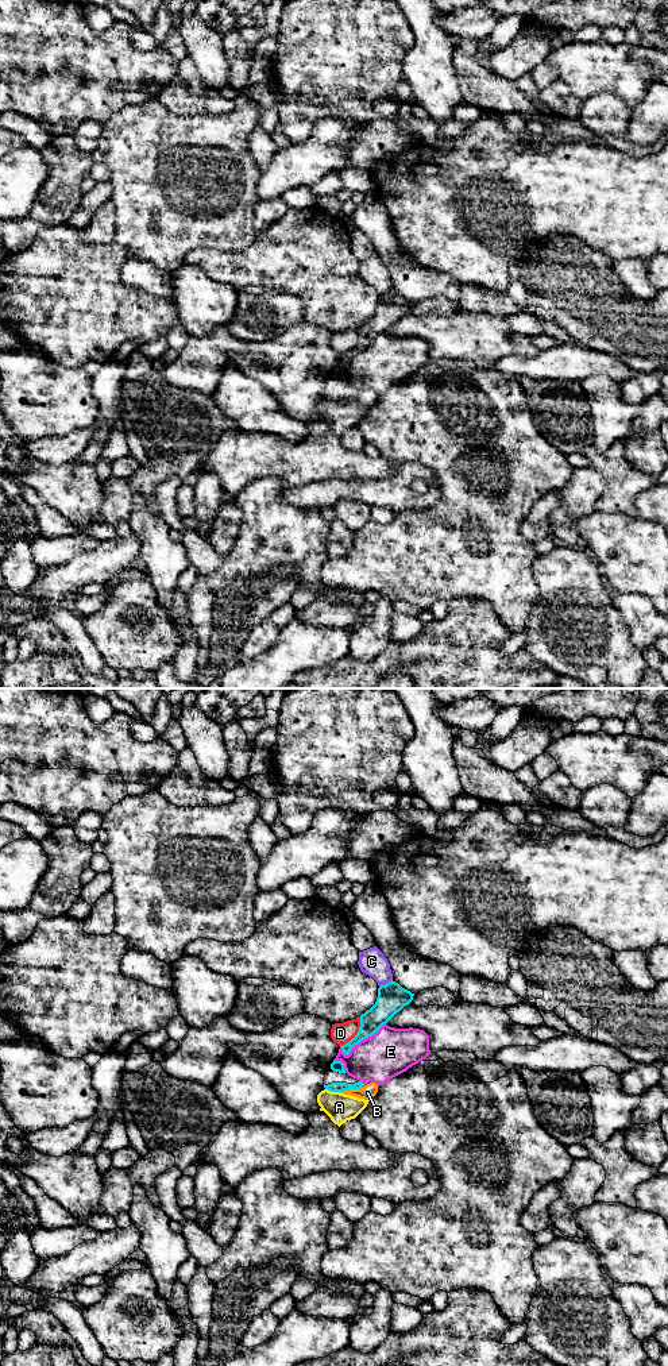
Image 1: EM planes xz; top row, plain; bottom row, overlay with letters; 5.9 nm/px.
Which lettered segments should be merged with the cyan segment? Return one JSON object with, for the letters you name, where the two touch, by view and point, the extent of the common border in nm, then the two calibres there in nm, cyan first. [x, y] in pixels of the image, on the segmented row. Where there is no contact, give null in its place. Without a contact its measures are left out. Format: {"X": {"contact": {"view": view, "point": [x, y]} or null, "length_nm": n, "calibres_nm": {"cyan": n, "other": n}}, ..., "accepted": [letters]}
{"B": {"contact": {"view": "xz", "point": [351, 1088]}, "length_nm": 150, "calibres_nm": {"cyan": 60, "other": 90}}, "accepted": ["B"]}

